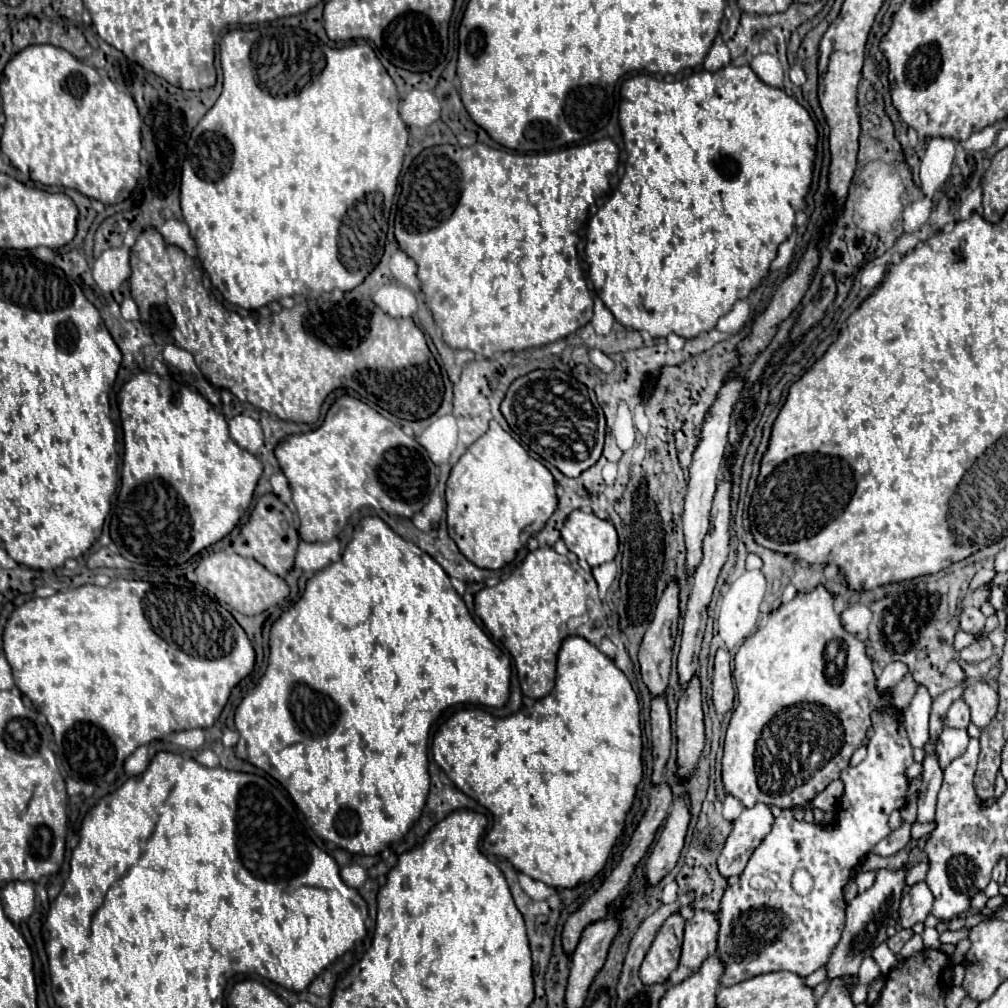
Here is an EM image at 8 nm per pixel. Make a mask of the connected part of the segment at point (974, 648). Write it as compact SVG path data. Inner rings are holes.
M982 638L970 646L966 646L962 652L960 652L960 658L966 660L966 662L982 662L986 658L990 658L994 654L994 646L990 642L990 638Z

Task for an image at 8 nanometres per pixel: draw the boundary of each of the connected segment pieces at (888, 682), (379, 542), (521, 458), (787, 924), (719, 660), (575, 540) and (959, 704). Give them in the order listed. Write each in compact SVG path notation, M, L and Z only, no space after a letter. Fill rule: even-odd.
M902 662L888 664L888 666L882 670L880 678L878 678L878 690L882 692L884 688L890 688L890 686L898 684L898 680L900 680L900 678L902 678L906 672L908 672L908 670L904 668L904 664L902 664Z
M368 516L368 518L364 518L364 520L354 528L354 536L352 536L350 544L346 546L342 560L338 560L338 562L330 564L326 570L314 574L314 578L308 580L308 584L306 584L304 596L302 596L288 612L284 612L284 614L274 622L272 632L270 632L270 664L268 664L268 670L266 670L266 674L260 678L258 686L256 686L252 692L248 692L248 696L246 696L246 698L240 702L240 706L236 708L236 718L234 718L234 722L236 722L236 730L238 730L238 734L240 734L240 740L238 740L238 744L236 744L234 750L236 750L236 756L238 756L238 758L242 758L242 760L254 764L256 768L264 770L266 774L270 774L272 778L276 778L276 780L288 790L288 794L292 796L292 800L296 802L296 806L300 808L300 812L306 816L306 820L308 820L308 824L312 826L312 830L314 830L322 840L334 842L336 846L340 846L340 848L344 848L344 850L348 850L348 852L352 852L352 854L362 854L362 856L368 856L368 854L370 854L370 856L376 856L376 854L380 854L384 848L388 848L390 844L400 842L400 840L408 834L408 830L418 822L418 818L420 818L420 814L422 814L422 808L424 808L424 804L426 804L426 796L428 796L428 790L430 790L430 776L428 776L428 746L432 722L439 720L444 710L448 710L448 708L452 708L452 706L458 706L458 704L478 704L478 706L502 708L502 706L508 702L508 696L510 696L510 658L508 658L502 650L498 650L498 648L494 646L494 642L484 634L484 630L472 620L472 616L470 616L470 612L468 612L464 600L462 600L462 598L456 594L456 590L452 588L450 578L448 578L448 574L442 570L442 566L440 566L432 556L428 556L426 552L422 552L416 544L406 542L404 538L400 538L398 534L394 534L386 522L382 522L382 520L376 518L376 516Z
M494 420L490 430L454 464L446 484L448 532L460 552L472 564L486 570L500 570L510 564L528 538L544 528L556 508L556 480L550 470L528 456Z
M880 708L874 710L872 730L874 734L866 746L868 756L858 766L848 766L840 774L840 780L844 782L844 796L834 830L828 832L821 824L798 822L794 820L792 810L784 810L776 818L772 832L750 856L750 862L746 864L740 878L736 878L726 888L720 902L720 932L718 932L718 954L726 964L726 974L722 976L724 986L732 986L752 976L778 970L788 970L806 978L830 960L832 950L836 948L842 936L846 920L844 888L854 876L854 870L860 864L860 860L880 840L892 834L892 830L888 828L890 814L906 806L906 792L908 792L906 770L910 768L914 758L912 758L912 744L902 726L902 714L898 710L896 712ZM796 870L808 870L814 880L812 892L806 896L800 896L792 890L792 874Z
M726 648L716 652L714 660L714 678L712 678L712 700L718 716L724 716L734 706L734 686L732 686L732 668L730 654Z
M574 510L560 534L568 550L578 558L584 558L592 568L612 562L618 554L618 534L614 524L600 520L594 514Z
M960 698L960 700L956 700L950 706L950 710L946 714L946 726L952 726L952 728L968 728L968 724L970 724L970 708Z

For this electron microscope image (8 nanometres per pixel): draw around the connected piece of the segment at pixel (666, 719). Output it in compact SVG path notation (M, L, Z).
M654 696L652 698L652 756L654 756L654 774L652 782L660 784L666 760L670 756L670 742L672 742L672 730L670 730L670 714L668 714L668 704L664 696Z

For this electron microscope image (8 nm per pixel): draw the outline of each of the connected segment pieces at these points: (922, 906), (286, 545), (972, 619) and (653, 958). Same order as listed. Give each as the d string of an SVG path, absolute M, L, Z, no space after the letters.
M926 882L914 884L900 904L900 926L912 928L914 924L924 922L932 910L932 902L934 902L934 896L928 890Z
M264 494L258 498L248 522L242 526L238 538L232 542L232 548L236 554L254 558L260 562L266 570L270 570L276 576L286 576L294 568L294 558L298 550L298 530L294 514L288 510L288 506L274 494Z
M966 606L962 610L962 616L960 616L960 628L964 632L970 632L970 634L978 634L986 624L986 616L980 612L980 608L974 608L974 606Z
M674 914L660 928L654 944L650 946L650 952L646 954L640 966L642 984L652 986L652 984L664 984L668 980L668 976L678 968L682 938L684 938L684 918L680 914Z

